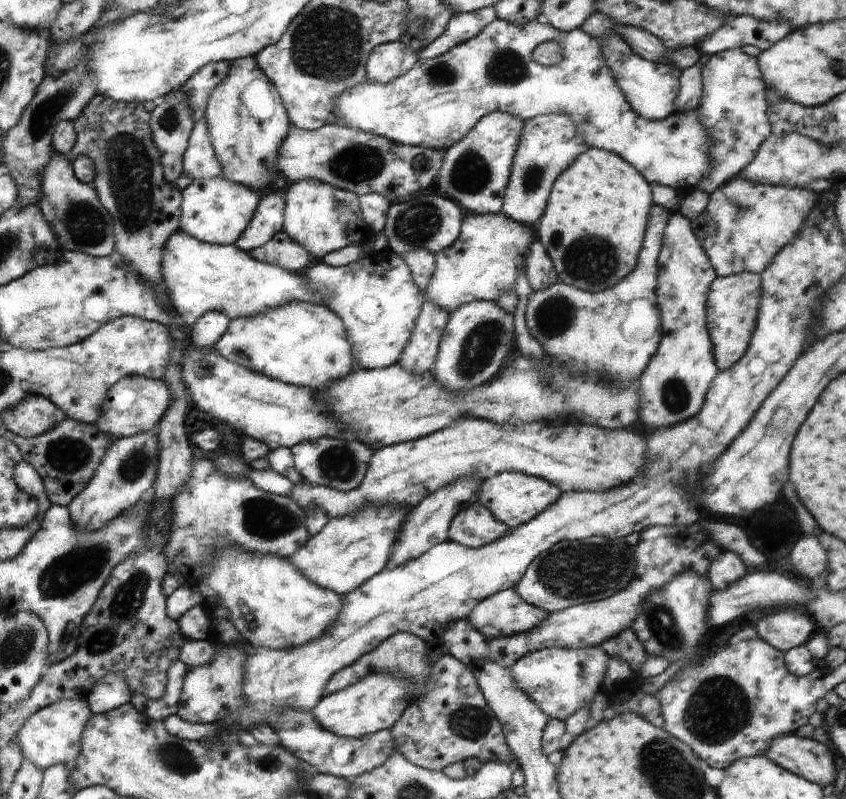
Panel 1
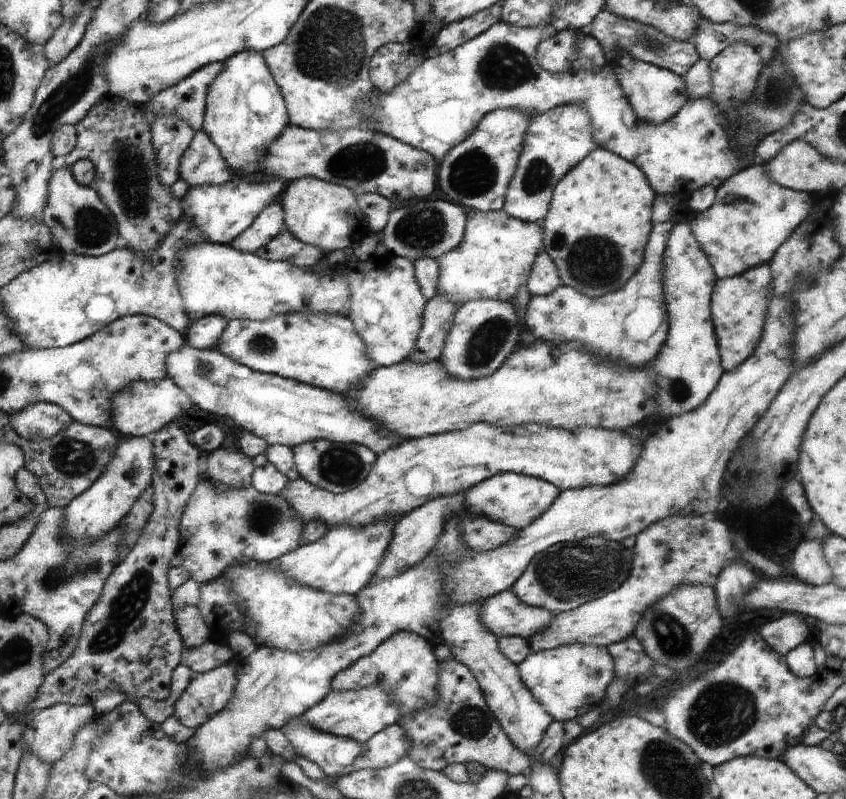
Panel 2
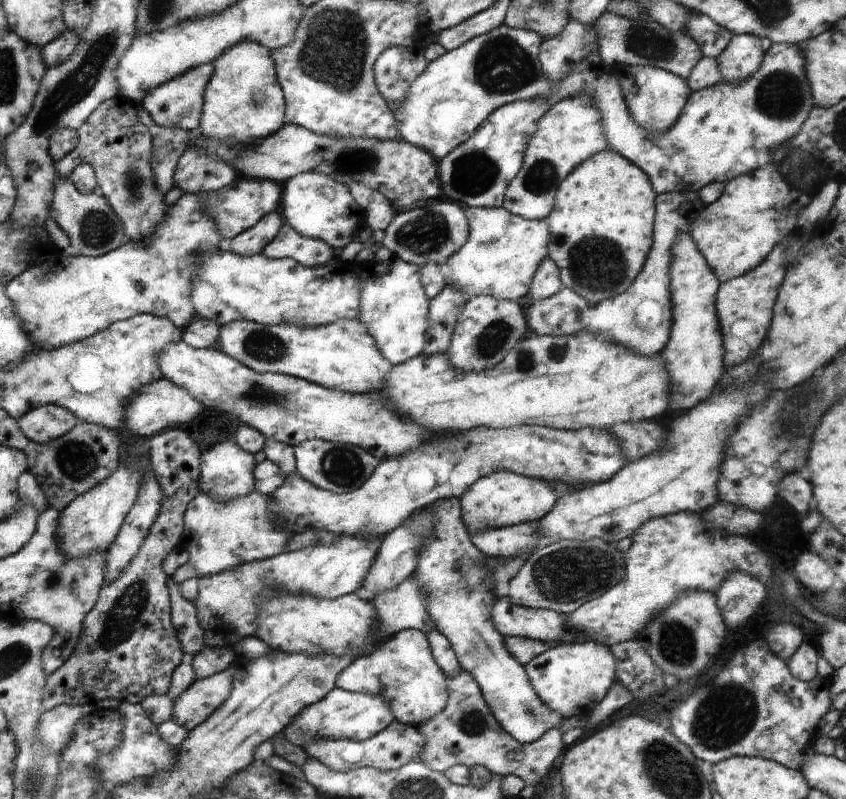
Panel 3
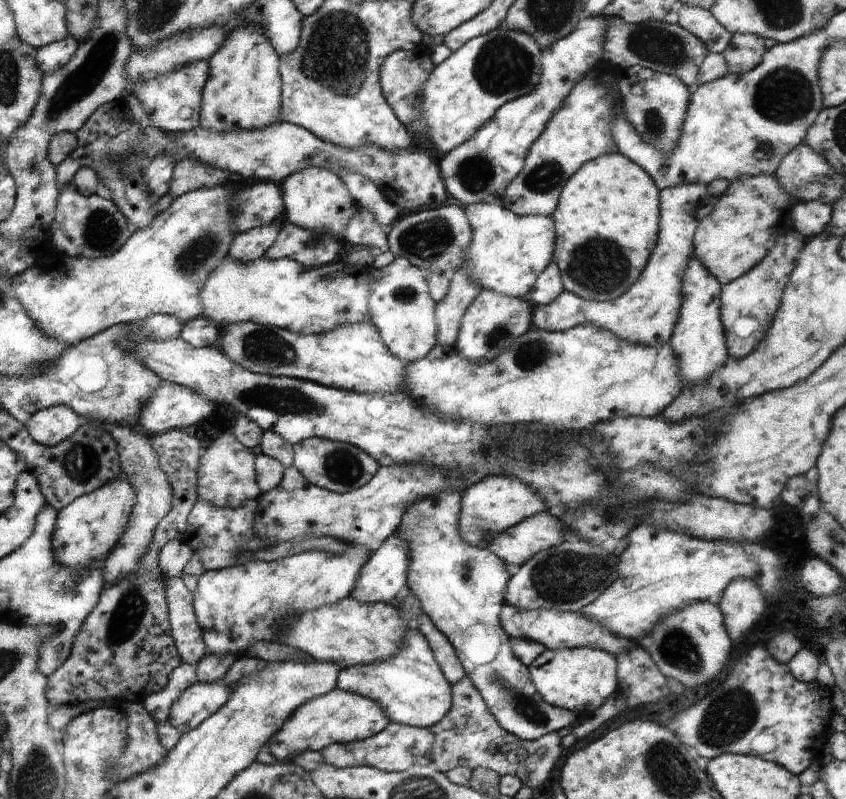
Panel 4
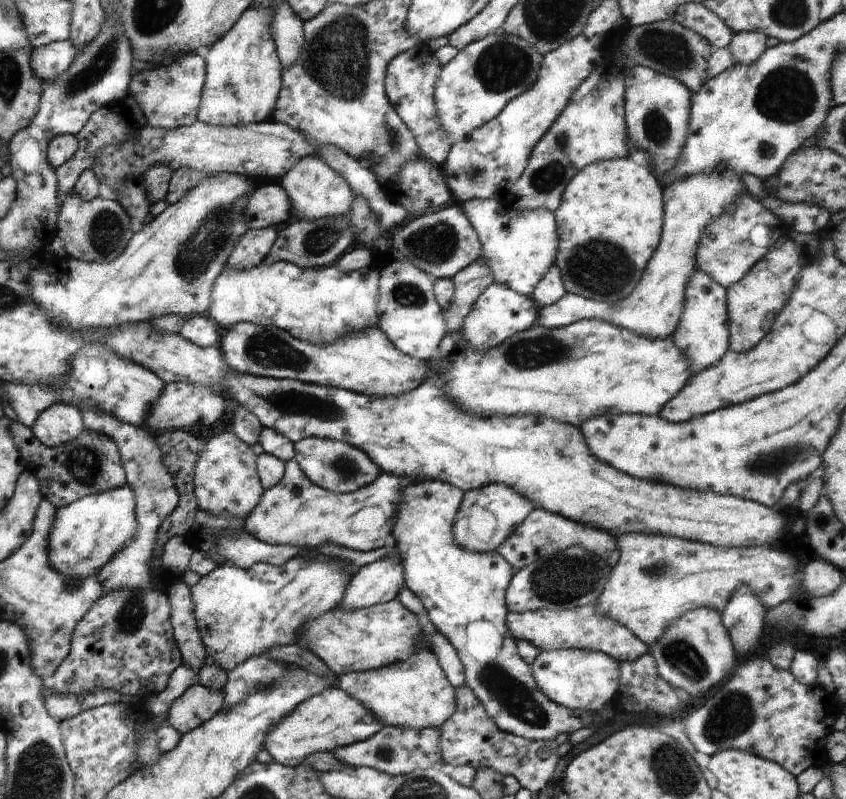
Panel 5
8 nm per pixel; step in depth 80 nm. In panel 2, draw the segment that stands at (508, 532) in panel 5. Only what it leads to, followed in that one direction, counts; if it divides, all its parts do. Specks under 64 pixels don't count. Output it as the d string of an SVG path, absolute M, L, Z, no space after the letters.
M499 473L475 484L464 493L465 510L519 531L542 516L556 500L559 492L559 488L554 484L536 477L518 473Z

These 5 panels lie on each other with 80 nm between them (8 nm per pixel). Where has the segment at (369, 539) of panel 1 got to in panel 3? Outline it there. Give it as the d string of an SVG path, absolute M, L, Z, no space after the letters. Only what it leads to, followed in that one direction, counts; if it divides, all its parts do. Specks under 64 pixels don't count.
M342 535L338 537L338 540L333 545L314 545L311 547L303 548L302 550L297 551L284 551L279 555L262 559L261 561L251 561L250 563L244 563L236 568L232 568L232 570L218 572L216 574L210 576L203 576L199 578L199 595L195 600L196 608L199 613L199 620L202 622L203 628L206 630L206 646L208 647L230 647L234 648L238 645L238 642L242 640L242 638L246 638L246 636L254 636L257 632L258 626L258 618L263 614L263 607L267 602L267 594L265 591L273 591L274 593L279 593L280 595L292 595L295 597L299 596L307 596L315 599L333 599L340 598L344 595L349 595L355 593L359 590L359 588L363 584L364 578L367 576L367 572L370 571L372 563L375 562L375 556L379 552L379 546L381 545L381 540L386 537L381 537L380 539L366 541L360 537L347 537L346 535Z

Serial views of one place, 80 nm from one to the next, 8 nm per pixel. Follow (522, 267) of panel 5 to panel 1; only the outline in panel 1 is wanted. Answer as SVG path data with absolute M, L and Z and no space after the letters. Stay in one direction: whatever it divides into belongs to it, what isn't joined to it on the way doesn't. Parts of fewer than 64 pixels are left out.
M469 213L463 223L463 234L444 251L435 254L435 269L425 291L426 299L452 312L472 301L497 301L500 295L514 289L520 266L526 264L538 234L531 227L498 214Z

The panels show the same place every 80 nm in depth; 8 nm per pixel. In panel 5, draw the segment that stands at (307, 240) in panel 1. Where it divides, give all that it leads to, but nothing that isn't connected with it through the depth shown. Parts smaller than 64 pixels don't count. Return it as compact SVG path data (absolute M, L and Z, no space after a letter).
M310 155L300 159L290 171L280 179L288 196L292 200L292 214L296 218L306 220L323 219L324 217L338 217L351 212L354 194L348 182L336 174L326 161L318 155Z

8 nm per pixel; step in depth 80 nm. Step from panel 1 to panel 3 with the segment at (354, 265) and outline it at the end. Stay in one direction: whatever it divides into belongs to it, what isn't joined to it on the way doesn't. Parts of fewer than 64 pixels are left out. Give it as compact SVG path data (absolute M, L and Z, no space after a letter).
M398 258L384 263L371 262L370 272L362 276L361 314L362 321L376 340L376 347L392 365L406 363L424 353L427 332L430 328L430 298L421 276L421 267Z

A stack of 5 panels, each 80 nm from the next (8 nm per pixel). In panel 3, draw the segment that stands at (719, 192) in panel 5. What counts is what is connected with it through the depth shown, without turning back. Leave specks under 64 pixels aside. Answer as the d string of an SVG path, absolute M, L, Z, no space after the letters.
M697 192L662 193L656 195L653 245L646 262L632 284L622 294L590 305L582 296L562 287L550 298L534 301L528 307L528 327L536 334L564 336L578 331L588 331L634 351L651 355L660 353L670 338L672 326L670 267L673 259L671 248L680 233L688 233L696 214L705 204Z

